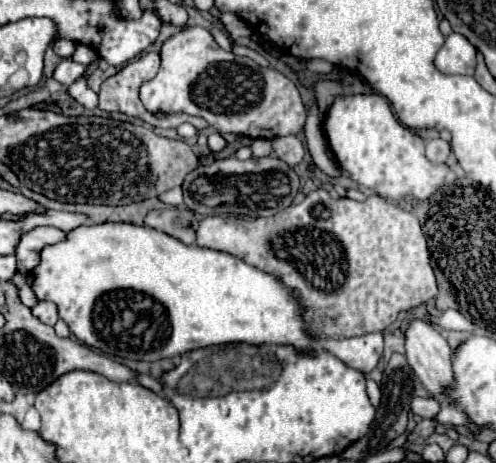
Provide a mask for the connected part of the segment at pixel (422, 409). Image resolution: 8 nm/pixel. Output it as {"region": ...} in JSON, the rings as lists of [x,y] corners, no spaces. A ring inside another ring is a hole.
{"region":[[[414,397],[410,403],[410,409],[414,415],[420,415],[424,419],[432,419],[434,415],[438,415],[440,405],[434,399],[422,399],[422,397]]]}

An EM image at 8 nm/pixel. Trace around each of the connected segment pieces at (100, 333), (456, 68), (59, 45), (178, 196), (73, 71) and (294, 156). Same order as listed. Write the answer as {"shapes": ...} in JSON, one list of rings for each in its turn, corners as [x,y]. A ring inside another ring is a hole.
{"shapes":[[[[100,223],[100,225],[82,225],[74,231],[68,233],[68,239],[50,247],[42,249],[42,261],[40,265],[32,271],[34,273],[34,285],[32,289],[36,291],[36,297],[42,301],[54,301],[60,311],[60,319],[64,319],[70,327],[70,331],[86,345],[100,349],[104,353],[122,357],[122,359],[142,359],[142,361],[158,361],[166,357],[180,357],[192,349],[198,347],[210,347],[210,345],[224,345],[224,343],[248,343],[248,345],[292,345],[298,353],[306,353],[314,349],[316,343],[316,331],[302,319],[302,301],[298,293],[282,283],[282,279],[256,269],[248,265],[246,261],[222,253],[222,251],[212,251],[204,249],[198,245],[184,245],[182,241],[156,231],[152,227],[142,227],[134,223]]],[[[460,33],[446,37],[446,43],[436,55],[436,67],[450,75],[474,75],[476,67],[476,47]]],[[[58,39],[58,41],[54,43],[54,53],[56,53],[58,57],[70,57],[70,55],[74,53],[74,49],[76,49],[76,43],[66,41],[66,39]]],[[[176,187],[176,189],[172,189],[172,191],[166,191],[166,193],[162,193],[162,195],[158,197],[158,201],[168,203],[168,205],[178,205],[178,203],[182,203],[182,189]]],[[[62,59],[56,69],[54,69],[54,79],[62,85],[72,85],[74,81],[78,81],[80,77],[86,75],[86,65],[80,65],[80,63],[74,63],[70,59]]],[[[296,135],[272,139],[272,149],[274,149],[276,157],[286,161],[290,167],[298,165],[304,159],[304,147]]]]}

